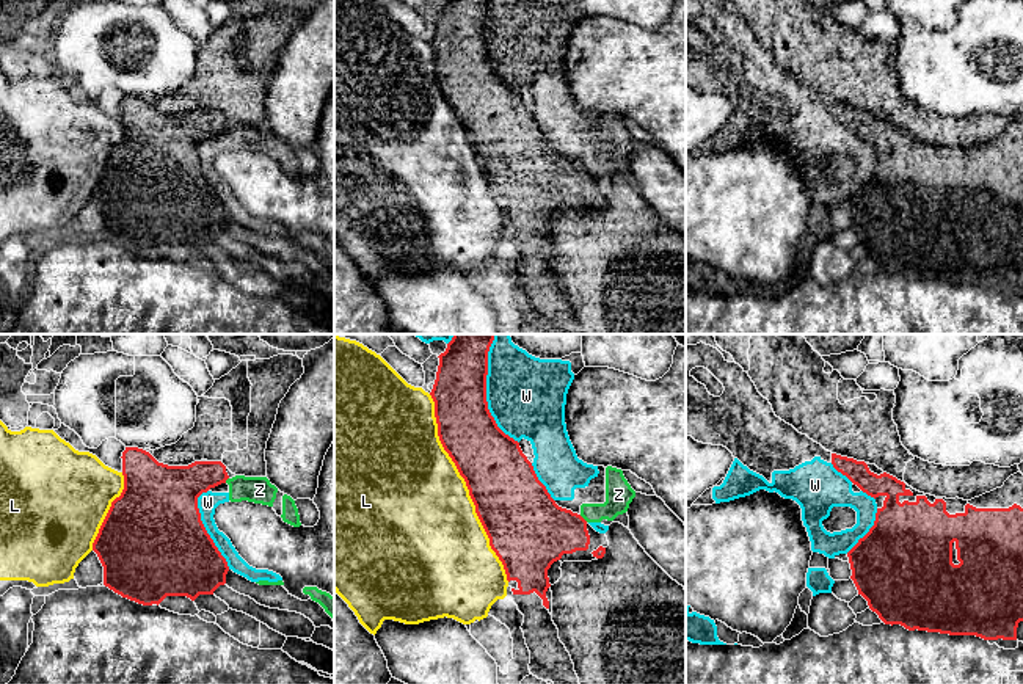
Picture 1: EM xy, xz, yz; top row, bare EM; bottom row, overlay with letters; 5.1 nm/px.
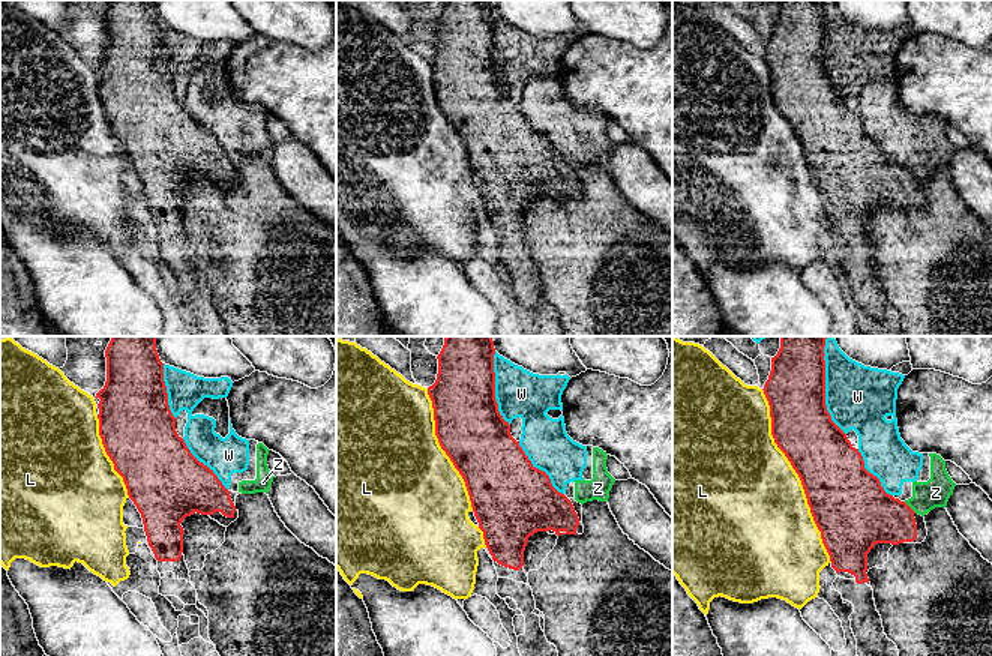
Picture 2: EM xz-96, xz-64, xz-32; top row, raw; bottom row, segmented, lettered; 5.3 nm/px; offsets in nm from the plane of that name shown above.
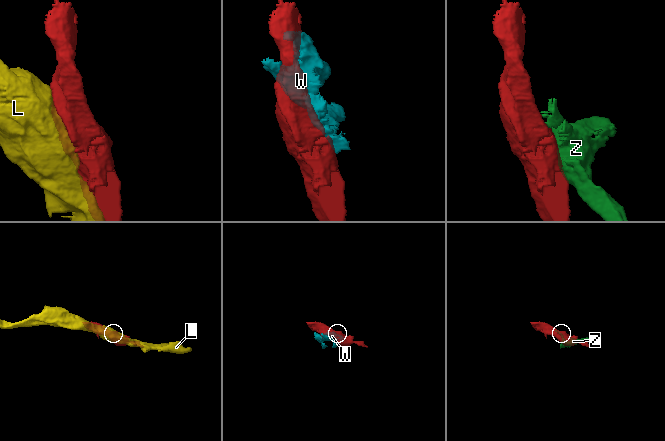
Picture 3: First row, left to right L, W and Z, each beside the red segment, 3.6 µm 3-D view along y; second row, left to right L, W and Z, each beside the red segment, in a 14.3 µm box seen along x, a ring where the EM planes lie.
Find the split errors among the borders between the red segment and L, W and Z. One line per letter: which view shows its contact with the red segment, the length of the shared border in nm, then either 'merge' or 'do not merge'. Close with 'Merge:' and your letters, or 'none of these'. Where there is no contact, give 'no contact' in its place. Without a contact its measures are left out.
L: xz | 1050 nm | do not merge
W: xz | 550 nm | do not merge
Z: xz | 60 nm | do not merge
Merge: none of these

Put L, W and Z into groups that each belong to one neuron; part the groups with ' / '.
L / W Z

